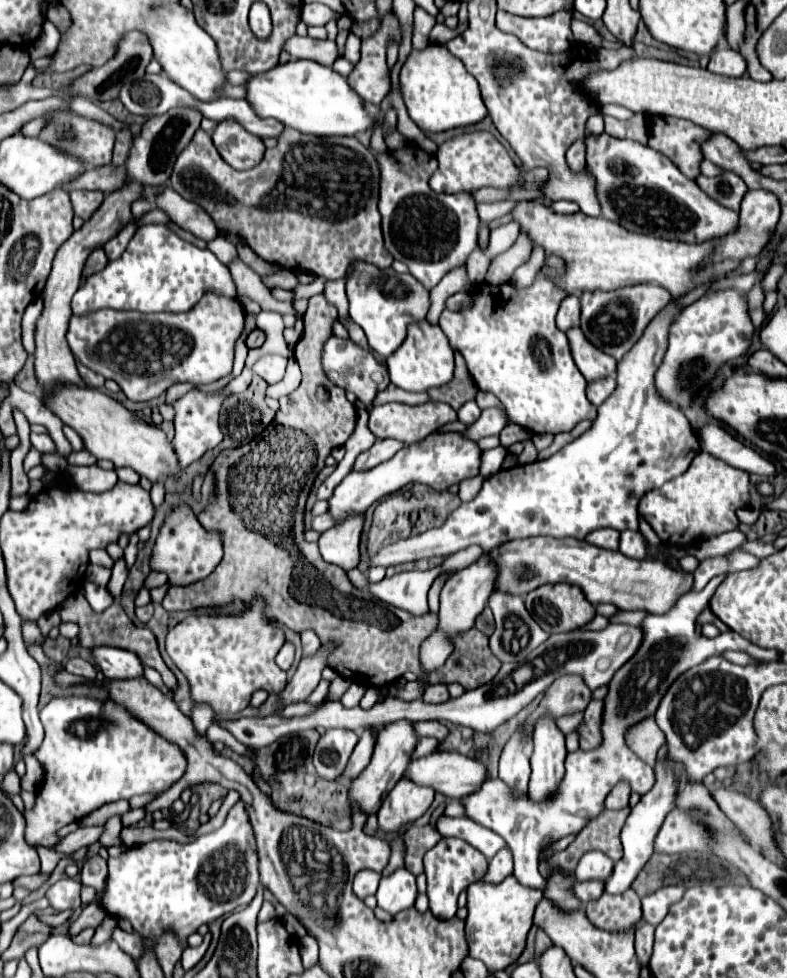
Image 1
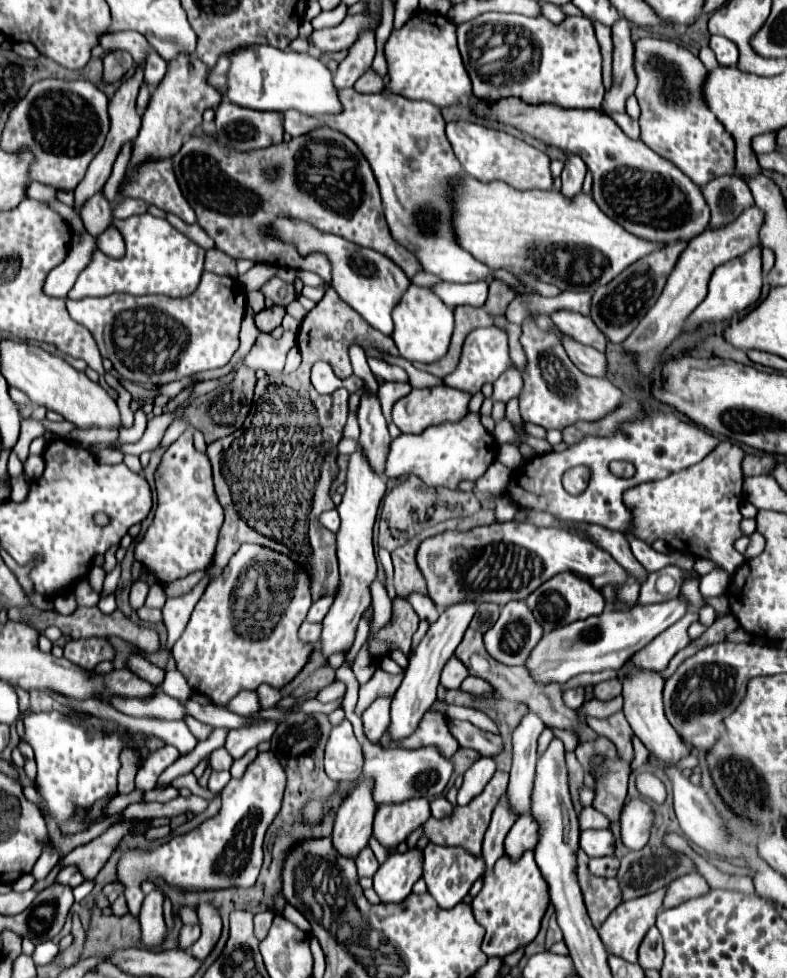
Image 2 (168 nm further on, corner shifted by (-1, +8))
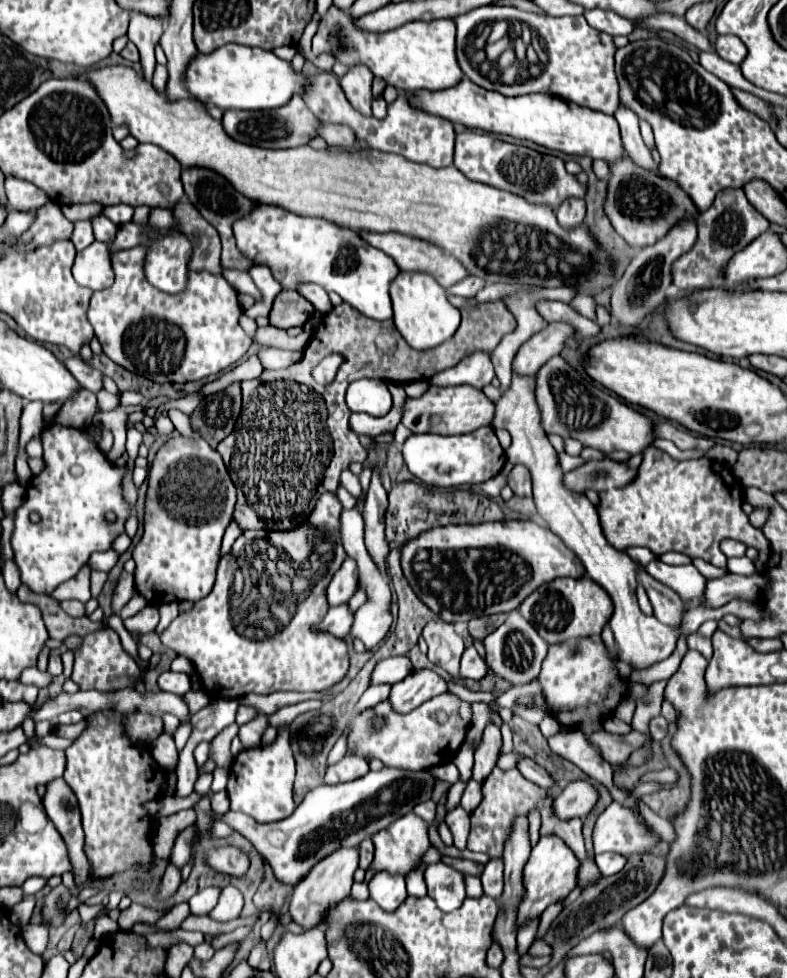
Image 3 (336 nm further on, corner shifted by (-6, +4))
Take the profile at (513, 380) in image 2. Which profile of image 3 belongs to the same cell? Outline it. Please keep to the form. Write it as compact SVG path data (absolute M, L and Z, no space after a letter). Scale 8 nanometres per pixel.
M554 322L542 332L534 334L528 342L520 346L512 362L512 372L520 376L534 376L548 358L552 358L554 354L560 354L564 340L572 334L574 334L574 328L562 322Z

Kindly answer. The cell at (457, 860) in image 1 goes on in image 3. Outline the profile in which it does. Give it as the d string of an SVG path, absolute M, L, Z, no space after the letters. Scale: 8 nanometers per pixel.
M436 862L424 870L424 880L428 886L428 896L434 898L442 912L454 912L462 906L466 898L466 882L462 872L446 866L444 862Z

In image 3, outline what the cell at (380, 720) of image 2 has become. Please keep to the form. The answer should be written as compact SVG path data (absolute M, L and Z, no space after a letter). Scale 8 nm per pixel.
M418 670L392 686L388 702L392 710L396 710L398 714L406 714L412 708L420 706L422 702L440 696L444 692L448 692L448 686L436 672Z

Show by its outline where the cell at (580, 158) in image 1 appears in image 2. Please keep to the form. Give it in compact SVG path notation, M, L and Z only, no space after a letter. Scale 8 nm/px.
M567 154L567 160L565 160L565 168L563 168L563 174L561 174L561 194L565 198L575 198L575 194L581 194L581 188L583 188L583 178L585 178L585 172L587 172L587 166L585 162L579 158L579 156L571 156Z

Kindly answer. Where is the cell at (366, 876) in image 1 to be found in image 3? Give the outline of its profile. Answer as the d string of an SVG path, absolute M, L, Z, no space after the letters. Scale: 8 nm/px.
M366 838L360 844L360 868L362 870L368 870L370 864L372 864L372 858L374 858L374 844L372 844L370 838Z

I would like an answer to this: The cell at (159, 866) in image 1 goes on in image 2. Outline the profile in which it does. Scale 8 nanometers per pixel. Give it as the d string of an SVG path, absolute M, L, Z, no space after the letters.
M259 752L245 774L231 778L223 788L223 808L215 818L149 852L125 852L119 862L119 880L127 886L125 898L129 912L139 914L139 906L145 898L139 884L145 880L145 874L159 874L167 884L187 890L253 886L263 864L263 836L281 810L285 782L287 774L277 756L273 752Z

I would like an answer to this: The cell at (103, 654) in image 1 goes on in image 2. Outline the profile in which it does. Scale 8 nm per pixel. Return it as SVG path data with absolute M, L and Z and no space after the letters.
M131 656L127 666L129 666L129 670L135 670L143 680L147 680L153 686L159 686L163 682L163 678L165 678L165 670L163 668L157 668L153 664L149 664L147 660L139 658L139 656Z

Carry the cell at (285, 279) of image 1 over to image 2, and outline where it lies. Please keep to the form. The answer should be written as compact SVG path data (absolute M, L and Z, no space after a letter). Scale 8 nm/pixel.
M255 264L247 274L239 276L239 282L245 286L245 290L259 290L269 278L273 278L277 272L277 268L265 266L265 264Z

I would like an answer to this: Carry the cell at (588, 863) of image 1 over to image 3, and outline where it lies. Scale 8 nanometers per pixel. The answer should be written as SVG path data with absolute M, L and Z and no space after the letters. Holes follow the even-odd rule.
M612 802L596 820L594 826L594 854L616 852L622 856L648 852L658 840L638 824L638 818L632 810ZM630 830L630 834L626 834Z

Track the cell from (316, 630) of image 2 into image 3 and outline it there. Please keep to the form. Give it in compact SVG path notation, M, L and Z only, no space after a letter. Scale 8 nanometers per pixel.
M340 604L340 606L334 606L326 612L322 622L316 626L316 630L328 632L336 638L346 638L350 632L350 626L352 626L352 614L346 604Z

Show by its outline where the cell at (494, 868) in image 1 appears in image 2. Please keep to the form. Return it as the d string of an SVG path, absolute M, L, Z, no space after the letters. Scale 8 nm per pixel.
M527 814L527 816L521 816L509 830L505 838L505 852L511 858L519 858L523 850L535 848L537 842L539 842L539 822L531 814Z

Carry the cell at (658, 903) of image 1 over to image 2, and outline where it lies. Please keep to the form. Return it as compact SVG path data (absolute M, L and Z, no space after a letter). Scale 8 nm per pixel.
M691 872L691 874L681 876L669 884L667 898L663 904L665 904L665 908L673 908L691 898L705 896L707 892L711 892L711 886L707 884L707 880L699 872Z

